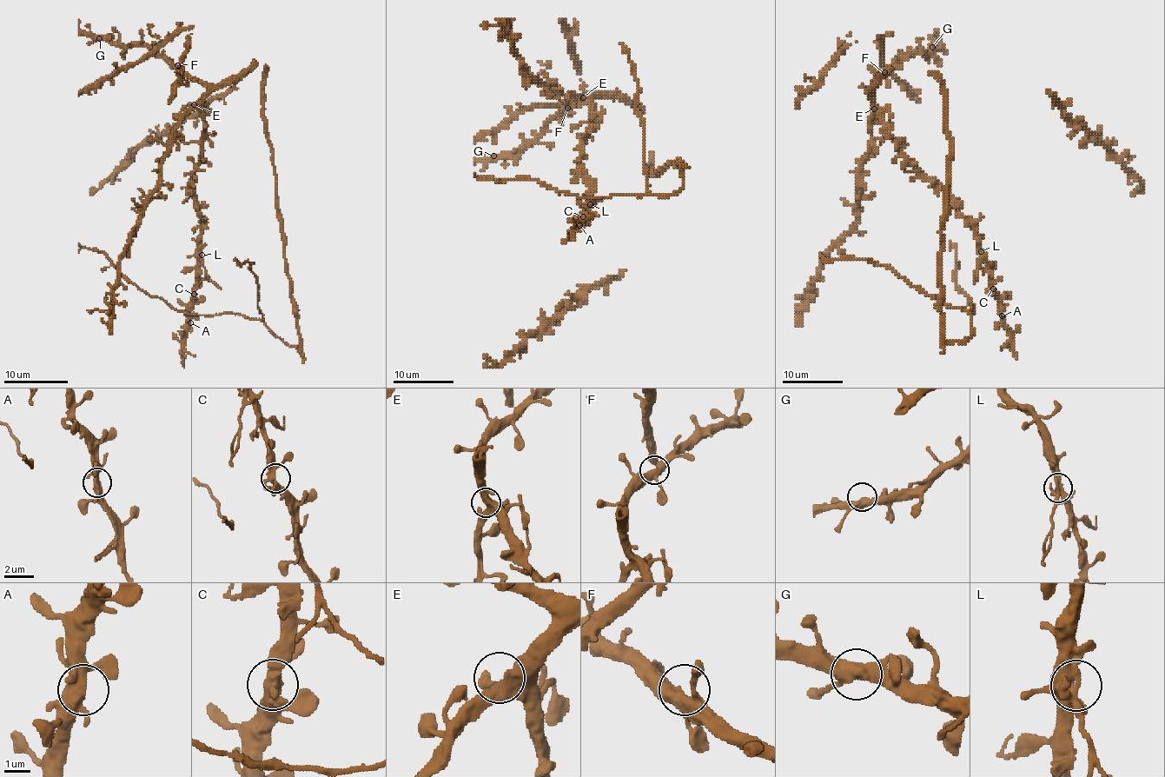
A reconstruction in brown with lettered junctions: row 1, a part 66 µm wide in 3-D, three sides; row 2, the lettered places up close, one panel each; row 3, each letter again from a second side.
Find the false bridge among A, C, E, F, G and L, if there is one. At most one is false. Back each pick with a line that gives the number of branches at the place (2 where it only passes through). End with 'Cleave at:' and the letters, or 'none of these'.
L: 6
Cleave at: L

